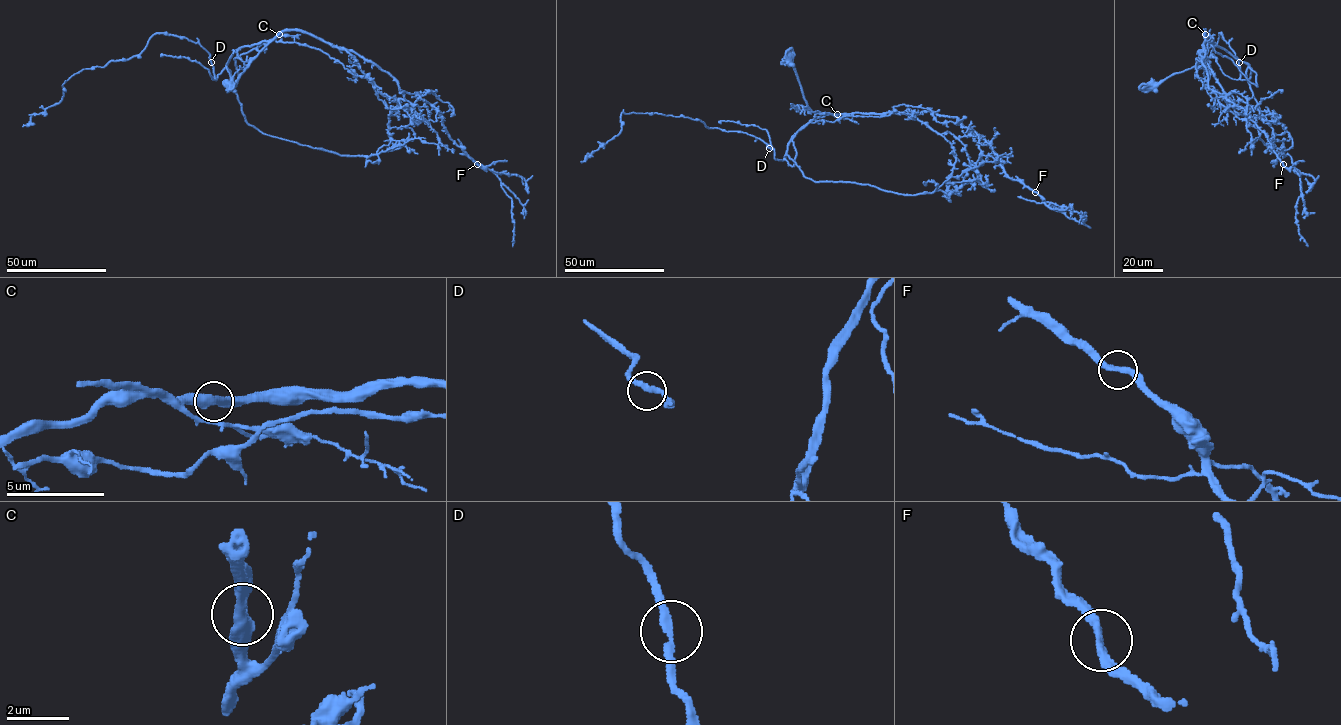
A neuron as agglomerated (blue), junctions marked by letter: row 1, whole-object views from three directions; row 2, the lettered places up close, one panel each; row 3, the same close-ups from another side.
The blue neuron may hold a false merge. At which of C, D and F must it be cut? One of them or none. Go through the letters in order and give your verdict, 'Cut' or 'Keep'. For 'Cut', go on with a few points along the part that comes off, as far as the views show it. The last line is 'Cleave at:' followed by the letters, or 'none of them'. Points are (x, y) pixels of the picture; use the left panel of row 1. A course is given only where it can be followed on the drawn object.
C: Keep
D: Keep
F: Keep
Cleave at: none of them

